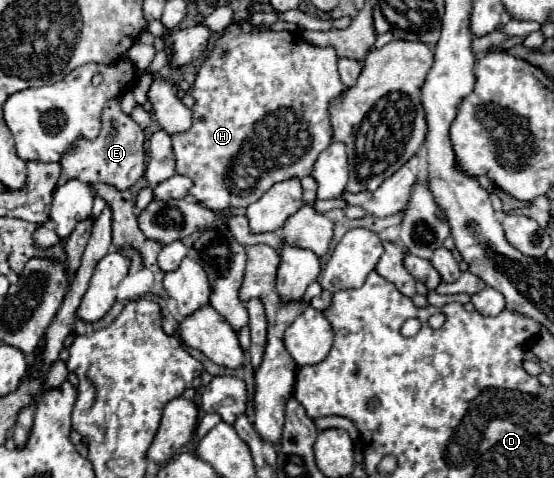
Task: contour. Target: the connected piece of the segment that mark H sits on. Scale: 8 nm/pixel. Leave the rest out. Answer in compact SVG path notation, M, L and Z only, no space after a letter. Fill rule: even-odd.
M230 25L224 35L218 39L216 47L208 53L208 57L204 59L196 81L190 89L192 97L196 99L194 105L194 123L192 129L186 131L184 135L174 135L172 137L172 145L174 145L174 155L176 155L176 171L178 175L186 175L194 181L194 187L190 191L190 195L204 207L208 209L228 209L228 207L248 207L250 203L258 201L274 183L284 181L288 177L306 177L312 173L314 163L318 159L318 155L328 149L330 141L332 141L332 123L330 123L330 101L336 97L342 97L342 93L346 91L340 75L338 75L338 55L334 47L316 47L308 41L302 39L302 35L292 33L292 31L264 31L264 33L256 33L250 29L250 25L244 25L242 29L238 29L236 25Z

